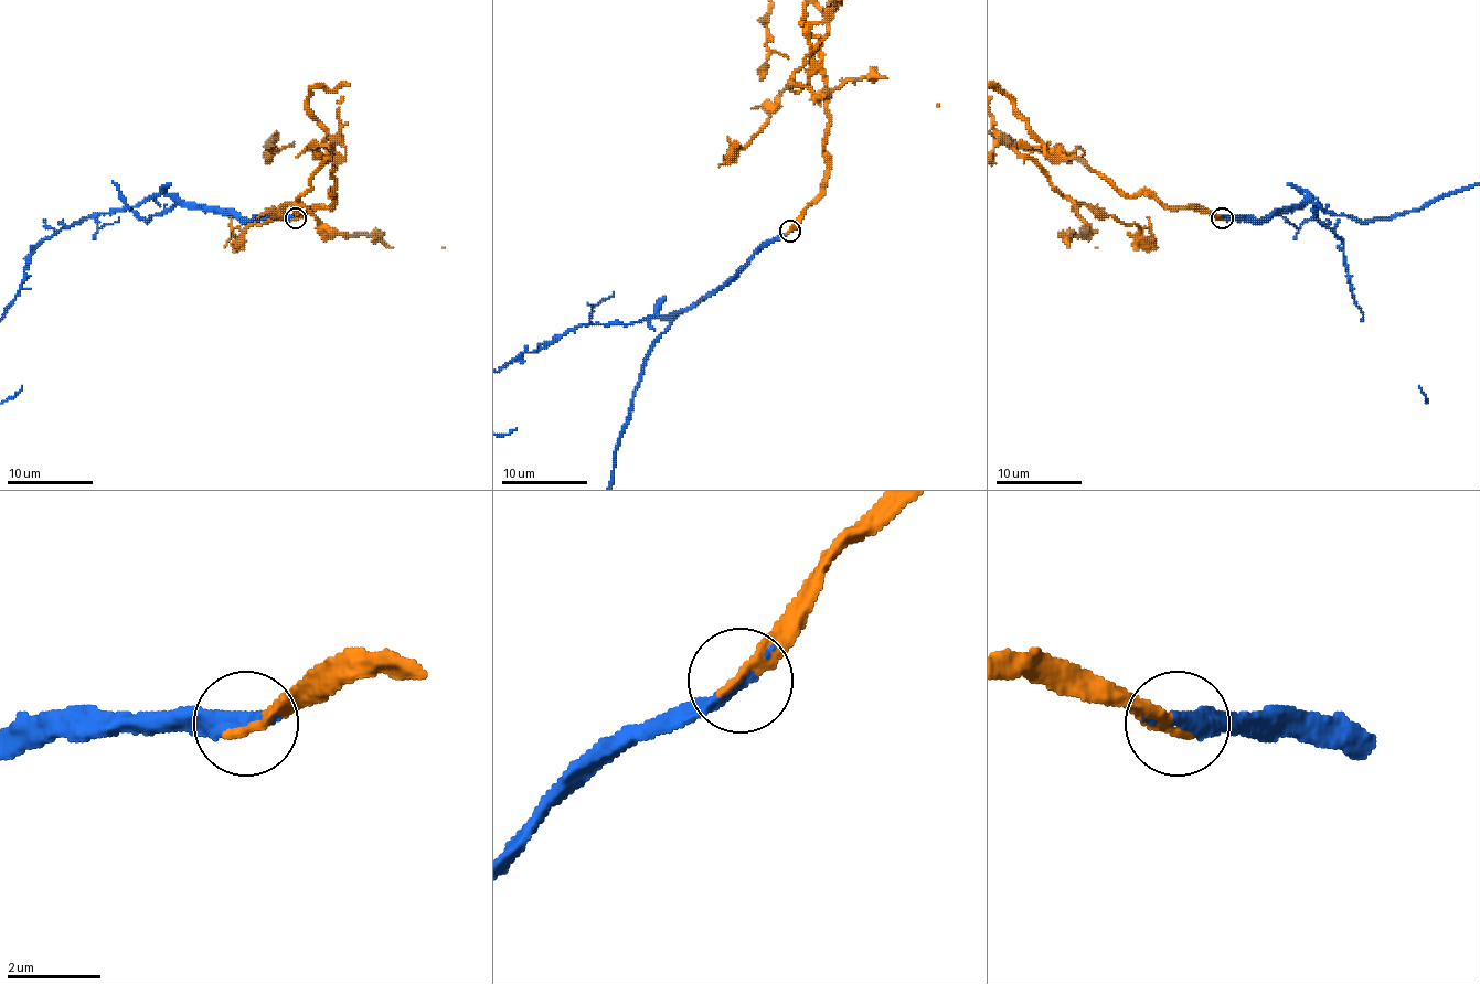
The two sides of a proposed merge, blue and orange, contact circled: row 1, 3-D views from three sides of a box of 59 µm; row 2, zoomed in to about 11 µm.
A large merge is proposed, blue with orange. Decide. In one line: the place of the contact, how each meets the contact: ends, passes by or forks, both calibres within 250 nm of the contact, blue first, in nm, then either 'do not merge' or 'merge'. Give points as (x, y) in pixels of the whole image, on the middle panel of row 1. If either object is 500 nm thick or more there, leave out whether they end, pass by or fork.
at (789, 231); blue ends there; orange ends there; 340 nm thick on the blue side, 260 nm on the other; merge

